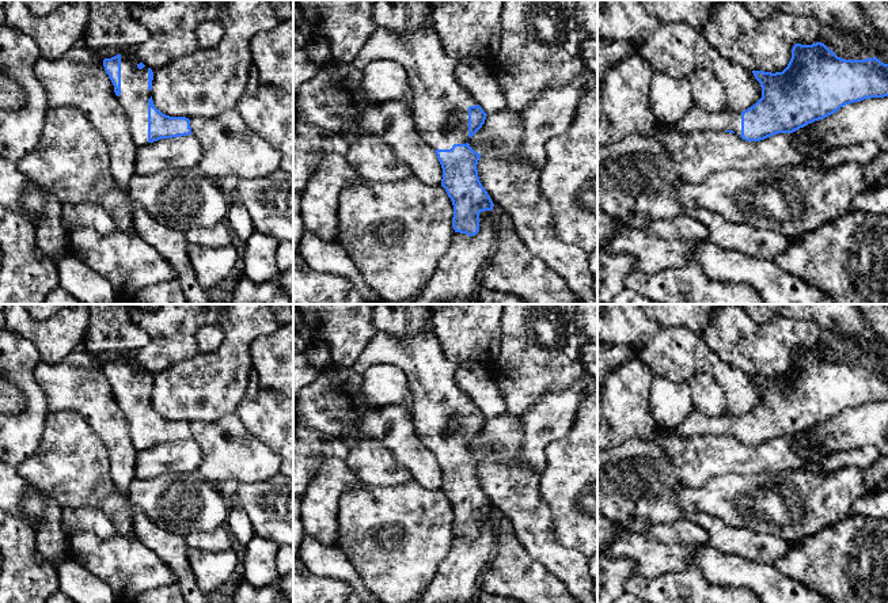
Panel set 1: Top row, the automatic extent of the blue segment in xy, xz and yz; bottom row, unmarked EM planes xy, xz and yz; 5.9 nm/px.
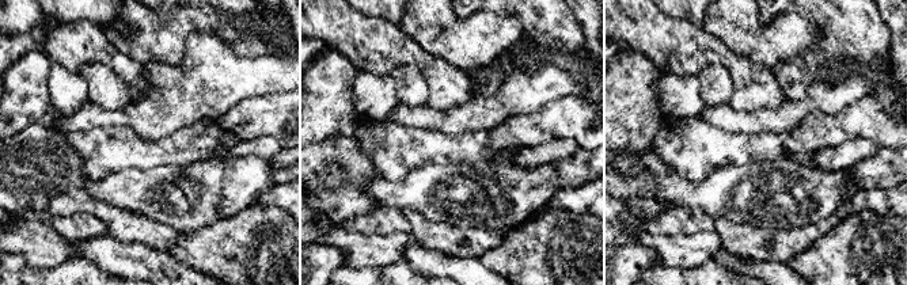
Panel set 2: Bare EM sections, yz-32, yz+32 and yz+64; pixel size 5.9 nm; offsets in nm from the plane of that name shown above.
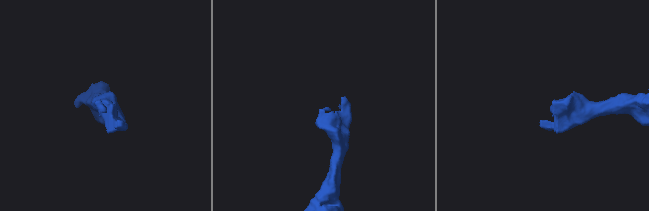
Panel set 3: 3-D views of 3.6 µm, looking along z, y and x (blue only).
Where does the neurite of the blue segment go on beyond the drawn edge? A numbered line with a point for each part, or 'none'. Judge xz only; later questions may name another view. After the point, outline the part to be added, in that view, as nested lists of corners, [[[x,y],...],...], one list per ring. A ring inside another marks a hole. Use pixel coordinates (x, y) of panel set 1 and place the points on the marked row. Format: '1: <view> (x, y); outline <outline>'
1: xz (437, 94); outline [[[432,22],[409,33],[377,27],[353,65],[364,69],[376,60],[390,60],[406,69],[414,92],[415,128],[432,149],[451,149],[468,141],[468,107],[478,102],[456,80],[458,60],[445,53]]]

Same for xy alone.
1: xy (135, 94); outline [[[121,54],[121,95],[118,100],[125,111],[129,133],[137,147],[148,143],[148,67],[138,69],[125,54]]]

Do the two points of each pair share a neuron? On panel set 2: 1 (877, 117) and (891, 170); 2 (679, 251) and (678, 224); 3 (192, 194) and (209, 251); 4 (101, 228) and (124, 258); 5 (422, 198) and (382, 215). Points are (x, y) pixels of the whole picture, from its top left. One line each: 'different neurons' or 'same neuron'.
1: different neurons
2: different neurons
3: different neurons
4: different neurons
5: different neurons

